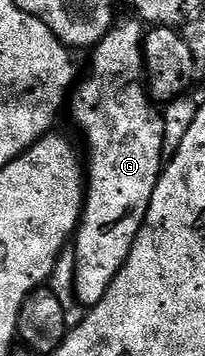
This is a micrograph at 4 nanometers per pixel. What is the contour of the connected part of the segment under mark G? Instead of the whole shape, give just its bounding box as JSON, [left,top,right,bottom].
[70,18,166,309]

